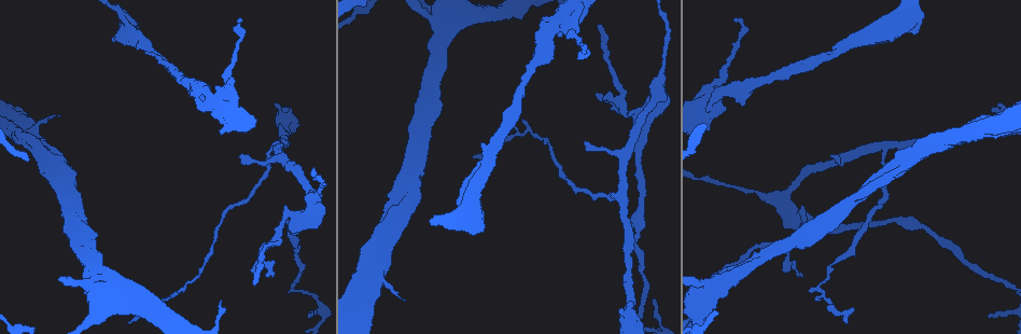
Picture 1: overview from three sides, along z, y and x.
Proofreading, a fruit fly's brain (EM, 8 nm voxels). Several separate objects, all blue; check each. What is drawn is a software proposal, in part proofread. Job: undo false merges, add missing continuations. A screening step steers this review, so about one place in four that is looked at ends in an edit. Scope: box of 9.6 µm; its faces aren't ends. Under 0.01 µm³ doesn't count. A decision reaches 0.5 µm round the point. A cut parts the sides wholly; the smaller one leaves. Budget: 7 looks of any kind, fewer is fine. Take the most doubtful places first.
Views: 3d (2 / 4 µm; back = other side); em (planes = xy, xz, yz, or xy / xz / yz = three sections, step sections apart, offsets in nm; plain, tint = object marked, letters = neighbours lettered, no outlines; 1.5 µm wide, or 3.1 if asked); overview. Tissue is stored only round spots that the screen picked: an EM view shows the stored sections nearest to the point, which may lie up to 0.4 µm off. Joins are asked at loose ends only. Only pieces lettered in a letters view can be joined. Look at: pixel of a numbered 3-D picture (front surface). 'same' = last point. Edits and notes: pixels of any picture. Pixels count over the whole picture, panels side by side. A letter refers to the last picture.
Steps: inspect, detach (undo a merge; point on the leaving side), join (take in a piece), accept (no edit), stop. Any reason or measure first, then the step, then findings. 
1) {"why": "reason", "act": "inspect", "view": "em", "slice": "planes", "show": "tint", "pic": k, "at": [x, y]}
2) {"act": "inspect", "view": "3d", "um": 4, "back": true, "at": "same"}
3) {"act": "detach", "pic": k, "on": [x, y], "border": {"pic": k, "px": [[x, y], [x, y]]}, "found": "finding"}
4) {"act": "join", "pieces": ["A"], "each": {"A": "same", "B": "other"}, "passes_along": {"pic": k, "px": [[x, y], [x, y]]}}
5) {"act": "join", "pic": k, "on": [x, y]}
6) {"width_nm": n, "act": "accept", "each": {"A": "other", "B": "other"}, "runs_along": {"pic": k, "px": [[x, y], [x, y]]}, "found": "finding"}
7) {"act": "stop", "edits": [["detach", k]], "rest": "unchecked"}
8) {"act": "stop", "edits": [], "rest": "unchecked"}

{"why": "stops while still wide", "act": "inspect", "view": "3d", "um": 4, "pic": 1, "at": [485, 226]}

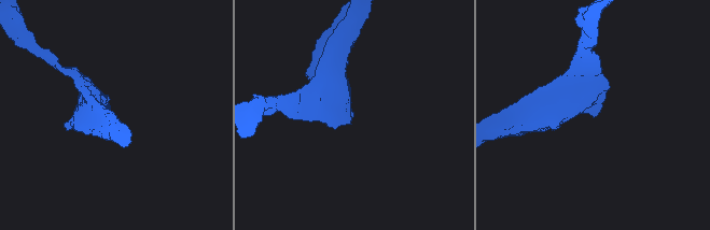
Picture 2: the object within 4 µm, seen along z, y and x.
{"why": "need the tissue", "act": "inspect", "view": "em", "slice": "planes", "show": "letters", "pic": 2, "at": [351, 111]}

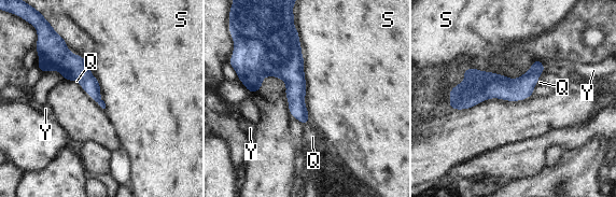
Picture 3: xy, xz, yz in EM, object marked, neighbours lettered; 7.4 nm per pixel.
{"act": "join", "pieces": ["Q"], "each": {"Q": "same", "S": "other", "Y": "other"}, "passes_along": {"pic": 3, "px": [[295, 92], [299, 121], [312, 137]]}, "found": "the neuron continues"}

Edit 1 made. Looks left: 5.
{"why": "stops while still wide", "act": "inspect", "view": "3d", "um": 4, "pic": 1, "at": [631, 112]}

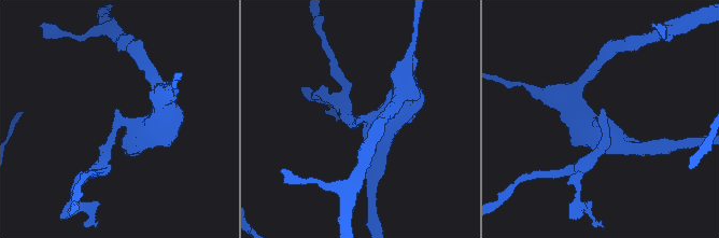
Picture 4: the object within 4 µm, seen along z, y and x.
{"why": "need the tissue", "act": "inspect", "view": "em", "slice": "planes", "show": "plain", "pic": 4, "at": [602, 108]}

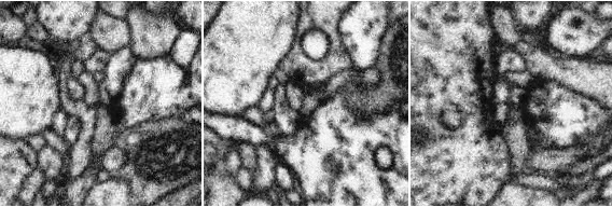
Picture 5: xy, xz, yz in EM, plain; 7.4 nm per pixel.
{"why": "what lies round it", "act": "inspect", "view": "em", "slice": "planes", "show": "letters", "at": "same"}

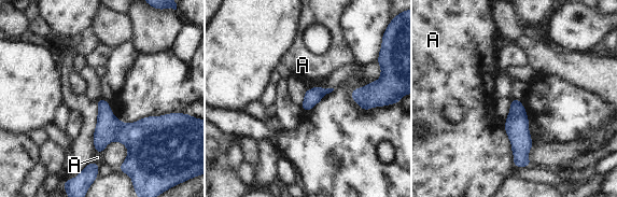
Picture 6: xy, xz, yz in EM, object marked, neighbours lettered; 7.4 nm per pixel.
{"act": "accept", "each": {"A": "other"}, "runs_along": {"pic": 6, "px": [[514, 101], [520, 138], [520, 163]]}, "found": "none of them fits"}

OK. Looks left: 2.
{"act": "stop", "edits": [["join", 3]], "rest": "unchecked"}

